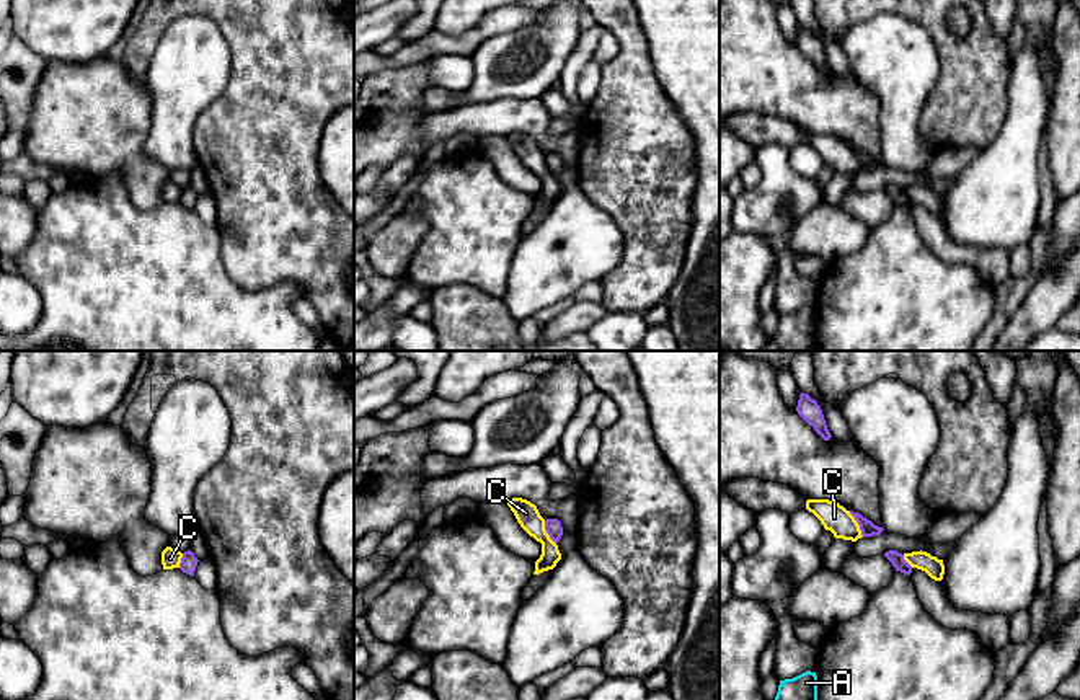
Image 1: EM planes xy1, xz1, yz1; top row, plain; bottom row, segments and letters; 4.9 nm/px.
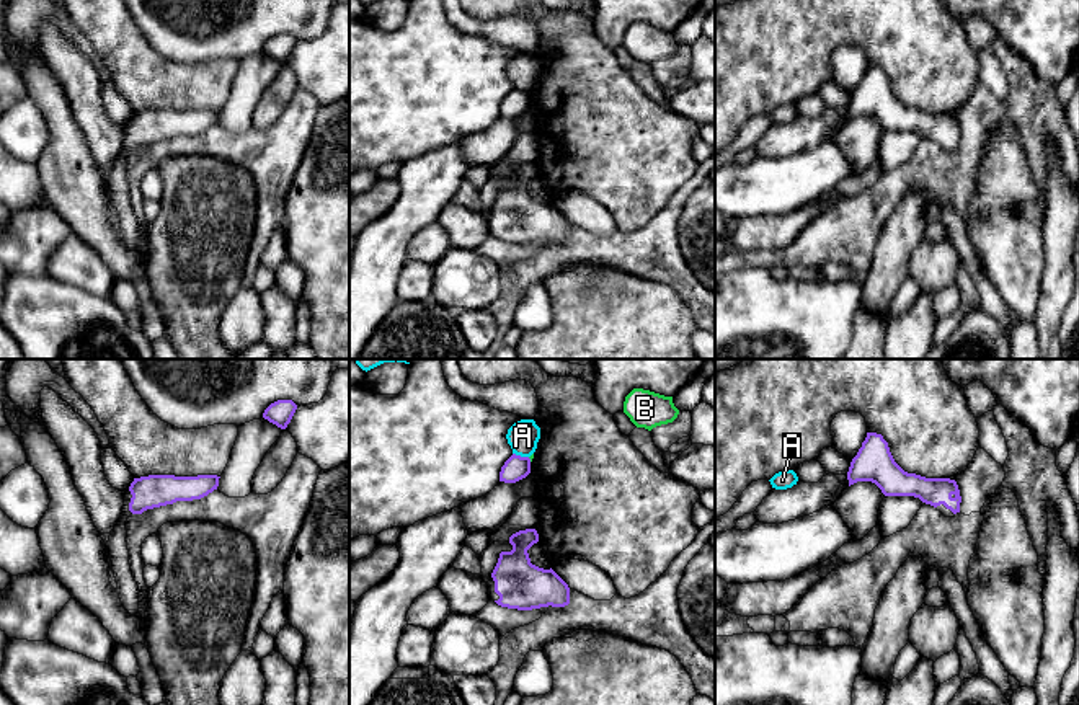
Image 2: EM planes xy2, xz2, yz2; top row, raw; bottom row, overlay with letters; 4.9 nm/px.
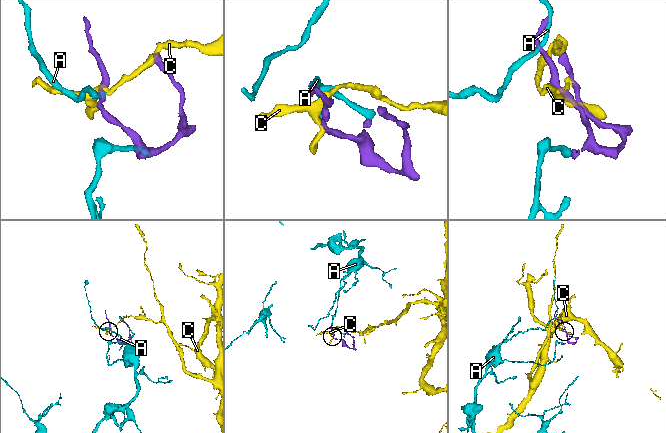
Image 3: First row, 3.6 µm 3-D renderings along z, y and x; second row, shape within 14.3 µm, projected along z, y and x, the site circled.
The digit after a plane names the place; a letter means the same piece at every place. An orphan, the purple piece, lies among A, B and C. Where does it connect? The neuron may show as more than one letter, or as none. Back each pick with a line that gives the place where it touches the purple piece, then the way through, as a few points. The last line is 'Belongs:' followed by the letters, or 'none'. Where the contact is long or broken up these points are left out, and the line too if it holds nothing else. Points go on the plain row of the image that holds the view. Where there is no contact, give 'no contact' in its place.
Belongs: none

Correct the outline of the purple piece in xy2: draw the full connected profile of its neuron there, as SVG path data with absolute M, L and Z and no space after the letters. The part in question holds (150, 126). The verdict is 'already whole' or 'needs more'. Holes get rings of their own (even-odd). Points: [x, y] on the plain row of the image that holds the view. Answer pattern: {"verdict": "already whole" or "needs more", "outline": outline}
{"verdict": "needs more", "outline": "M149 109L134 113L124 131L122 149L111 165L106 183L113 196L113 206L118 217L118 228L124 243L139 248L139 220L132 211L127 184L126 155L132 149L142 149L147 144L173 139L176 135L201 134L217 124L217 109L175 111Z"}

